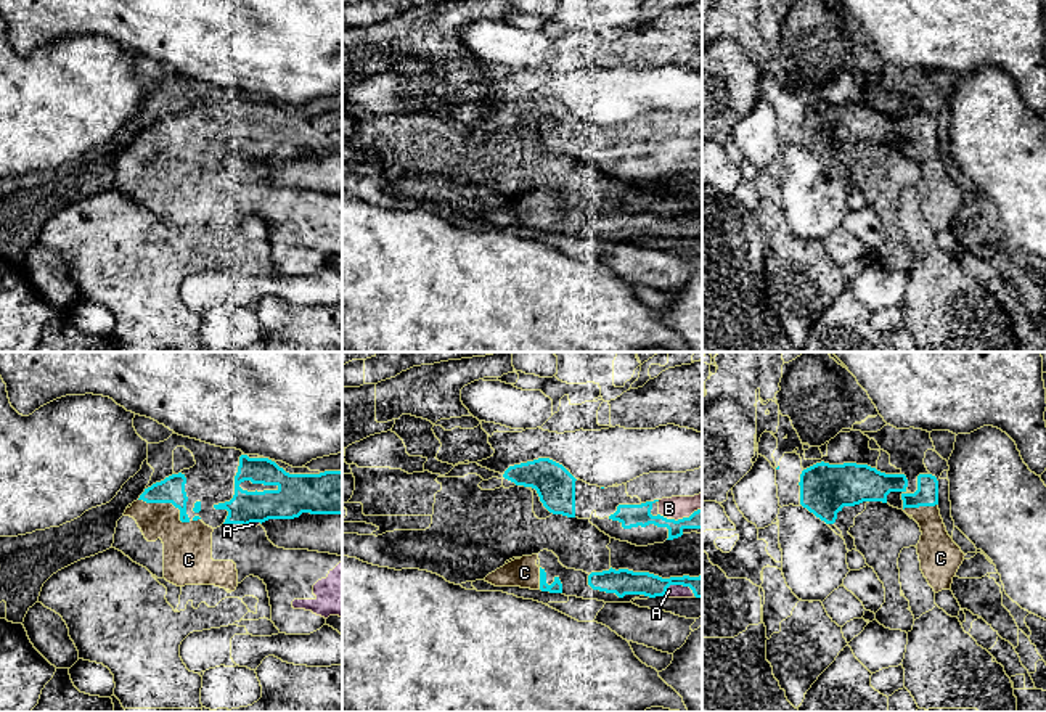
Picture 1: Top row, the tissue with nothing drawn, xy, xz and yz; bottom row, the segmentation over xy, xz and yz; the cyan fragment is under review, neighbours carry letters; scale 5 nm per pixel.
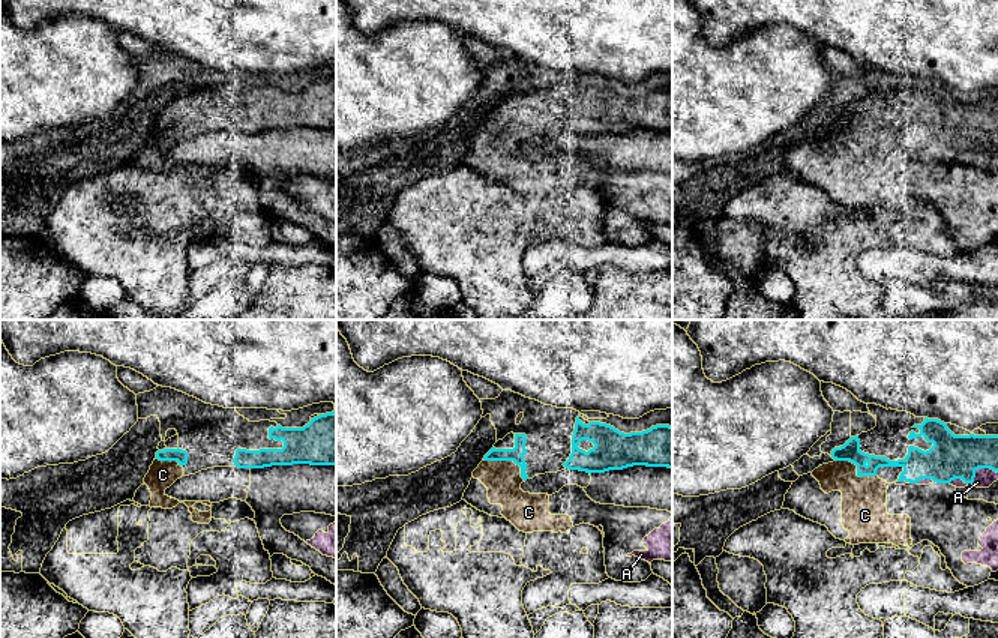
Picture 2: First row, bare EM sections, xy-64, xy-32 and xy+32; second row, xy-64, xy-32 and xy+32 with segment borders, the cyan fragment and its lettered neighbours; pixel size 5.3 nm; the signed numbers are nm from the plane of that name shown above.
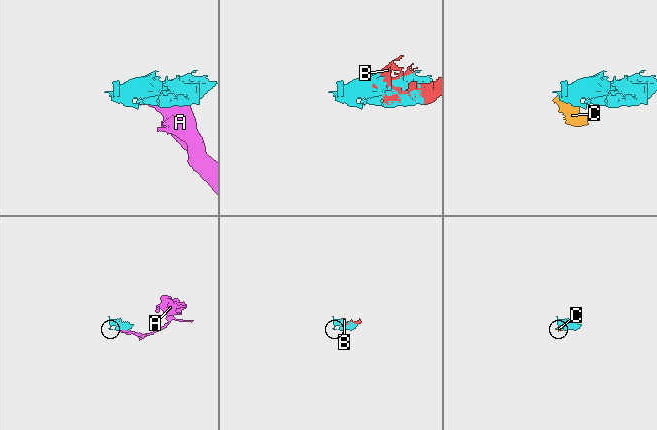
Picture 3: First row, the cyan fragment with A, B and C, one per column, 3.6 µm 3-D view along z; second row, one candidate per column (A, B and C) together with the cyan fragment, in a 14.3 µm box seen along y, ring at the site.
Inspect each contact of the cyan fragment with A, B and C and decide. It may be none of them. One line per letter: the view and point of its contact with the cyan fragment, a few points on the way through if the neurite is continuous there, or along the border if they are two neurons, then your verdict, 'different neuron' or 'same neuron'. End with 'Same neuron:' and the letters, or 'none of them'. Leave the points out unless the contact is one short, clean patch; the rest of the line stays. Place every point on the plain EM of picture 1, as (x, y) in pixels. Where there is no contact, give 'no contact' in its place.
A: xz (682, 224) | same neuron
B: xz (680, 159) | same neuron
C: xy (169, 142) | across xy (172, 129), (169, 142), (169, 161), (187, 185) | same neuron
Same neuron: A, B, C

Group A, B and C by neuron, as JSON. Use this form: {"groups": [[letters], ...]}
{"groups": [["A", "B", "C"]]}

